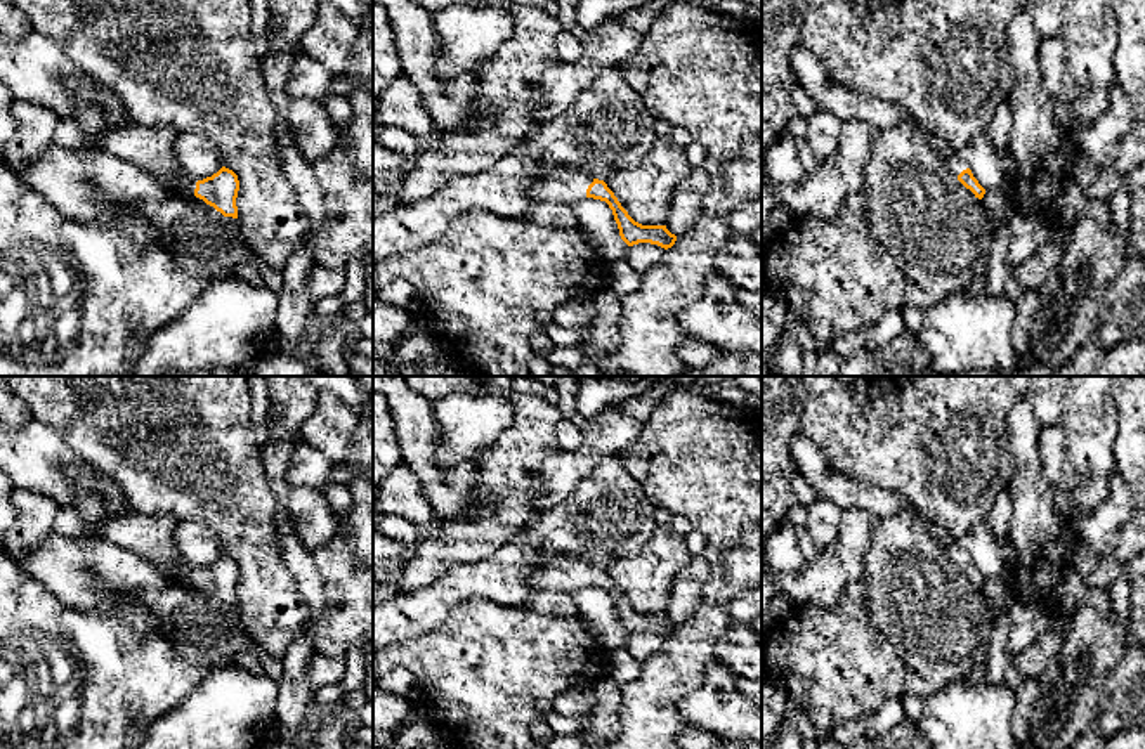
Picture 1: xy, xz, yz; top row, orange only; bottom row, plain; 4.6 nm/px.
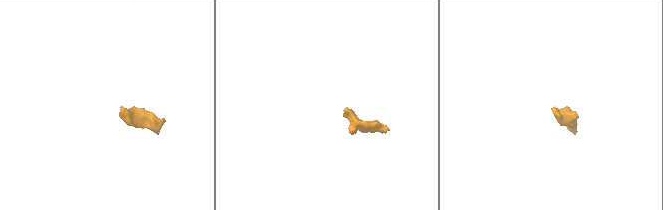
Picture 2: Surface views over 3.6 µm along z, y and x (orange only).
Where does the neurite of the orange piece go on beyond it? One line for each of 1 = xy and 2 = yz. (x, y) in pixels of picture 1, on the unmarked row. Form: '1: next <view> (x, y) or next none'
1: next xy (184, 571)
2: next yz (953, 550)

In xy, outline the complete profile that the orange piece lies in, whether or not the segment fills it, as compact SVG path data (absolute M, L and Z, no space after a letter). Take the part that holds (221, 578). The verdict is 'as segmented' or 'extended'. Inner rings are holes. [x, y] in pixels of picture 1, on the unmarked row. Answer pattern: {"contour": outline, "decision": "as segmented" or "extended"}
{"contour": "M175 553L172 558L172 567L184 583L194 583L224 605L238 607L236 586L239 569L232 558L222 555L212 565L194 570L180 553Z", "decision": "extended"}

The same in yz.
{"contour": "M949 543L944 546L945 557L958 565L958 569L970 577L975 586L982 588L985 583L985 577L978 572L978 569L973 565L970 555L958 544Z", "decision": "extended"}

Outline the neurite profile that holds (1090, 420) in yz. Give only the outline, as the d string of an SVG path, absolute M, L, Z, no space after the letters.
M1067 376L1065 411L1060 420L1065 440L1063 489L1053 489L1057 511L1067 524L1077 511L1091 513L1109 499L1117 473L1114 440L1117 407L1112 376Z

